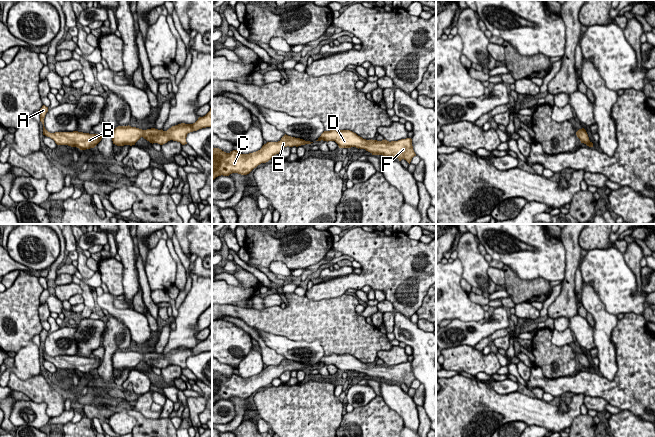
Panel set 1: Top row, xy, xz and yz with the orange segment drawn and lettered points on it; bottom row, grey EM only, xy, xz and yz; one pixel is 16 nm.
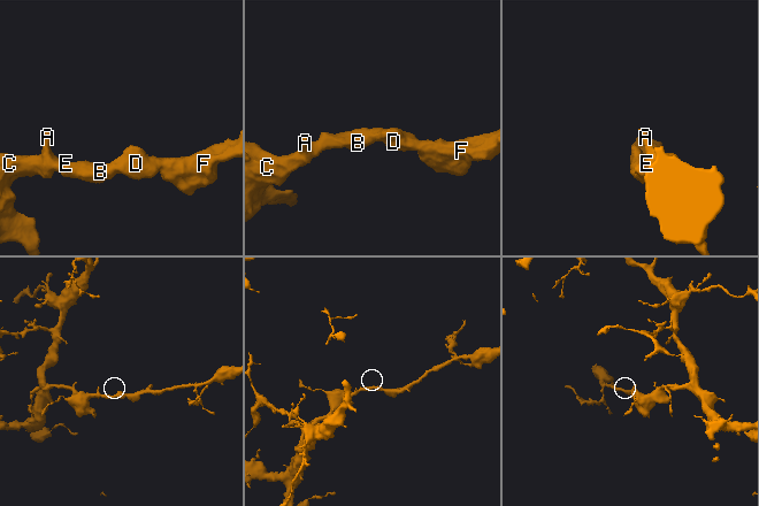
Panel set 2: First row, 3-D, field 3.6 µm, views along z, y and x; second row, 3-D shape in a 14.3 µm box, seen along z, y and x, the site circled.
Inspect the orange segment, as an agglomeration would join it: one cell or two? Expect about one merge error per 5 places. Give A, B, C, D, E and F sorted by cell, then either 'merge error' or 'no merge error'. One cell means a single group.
groups A B C D E F; no merge error

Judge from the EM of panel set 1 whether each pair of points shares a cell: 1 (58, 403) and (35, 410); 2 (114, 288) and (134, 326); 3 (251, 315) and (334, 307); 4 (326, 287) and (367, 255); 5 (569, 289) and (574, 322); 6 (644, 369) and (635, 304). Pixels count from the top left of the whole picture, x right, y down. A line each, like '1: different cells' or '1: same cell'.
1: different cells
2: different cells
3: same cell
4: same cell
5: different cells
6: different cells

